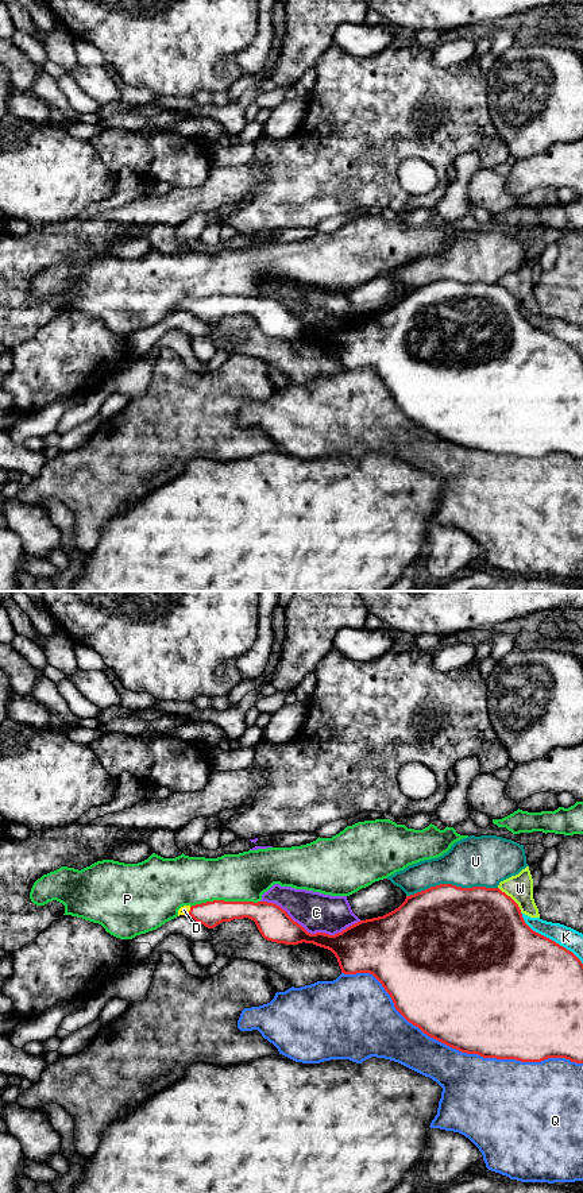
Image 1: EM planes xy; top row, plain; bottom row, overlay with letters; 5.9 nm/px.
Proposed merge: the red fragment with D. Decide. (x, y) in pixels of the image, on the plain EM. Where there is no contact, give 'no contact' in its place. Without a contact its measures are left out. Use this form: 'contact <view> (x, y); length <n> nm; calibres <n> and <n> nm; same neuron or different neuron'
contact xy (189, 307); length 50 nm; calibres 150 and 50 nm; same neuron

